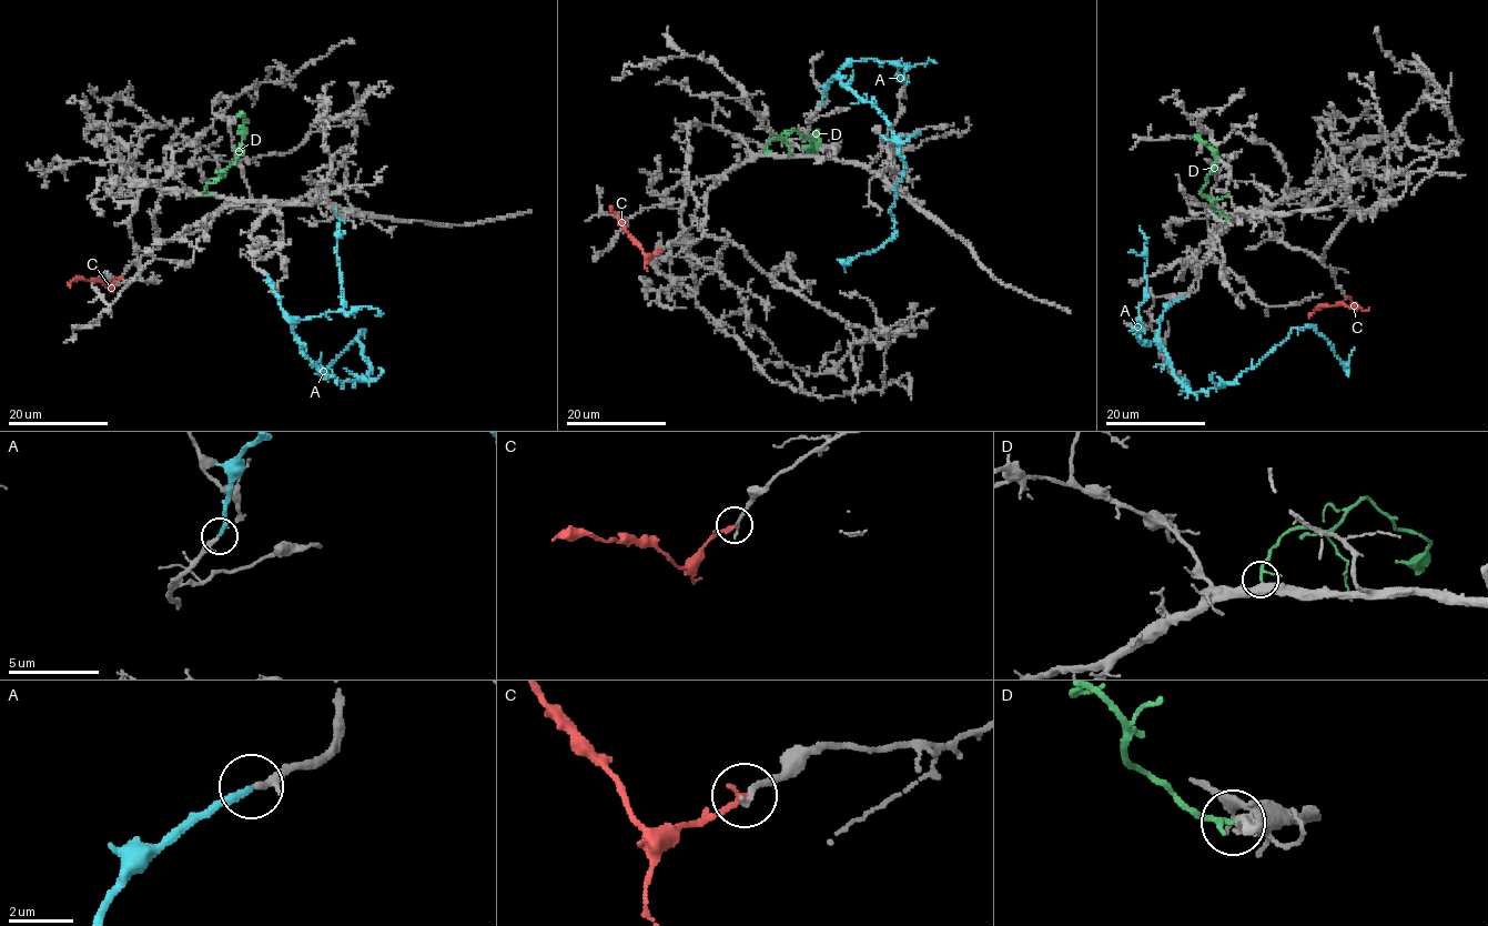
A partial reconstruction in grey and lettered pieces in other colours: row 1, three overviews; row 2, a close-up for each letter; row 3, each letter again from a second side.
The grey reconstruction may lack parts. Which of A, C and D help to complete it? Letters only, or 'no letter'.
C, D

